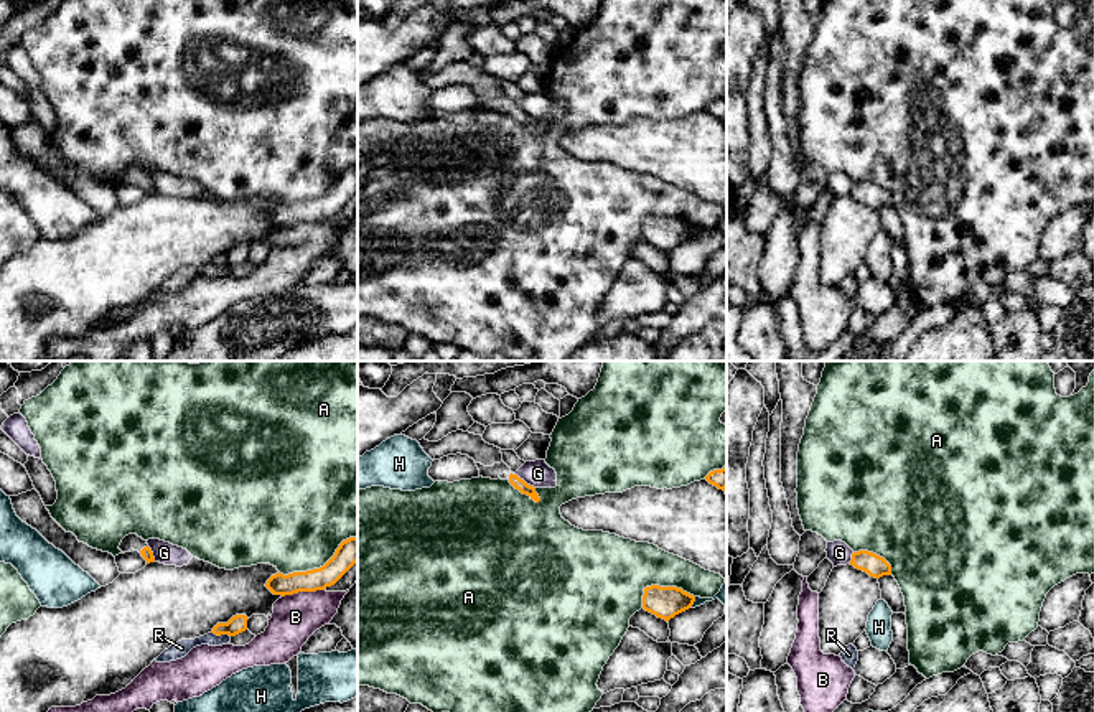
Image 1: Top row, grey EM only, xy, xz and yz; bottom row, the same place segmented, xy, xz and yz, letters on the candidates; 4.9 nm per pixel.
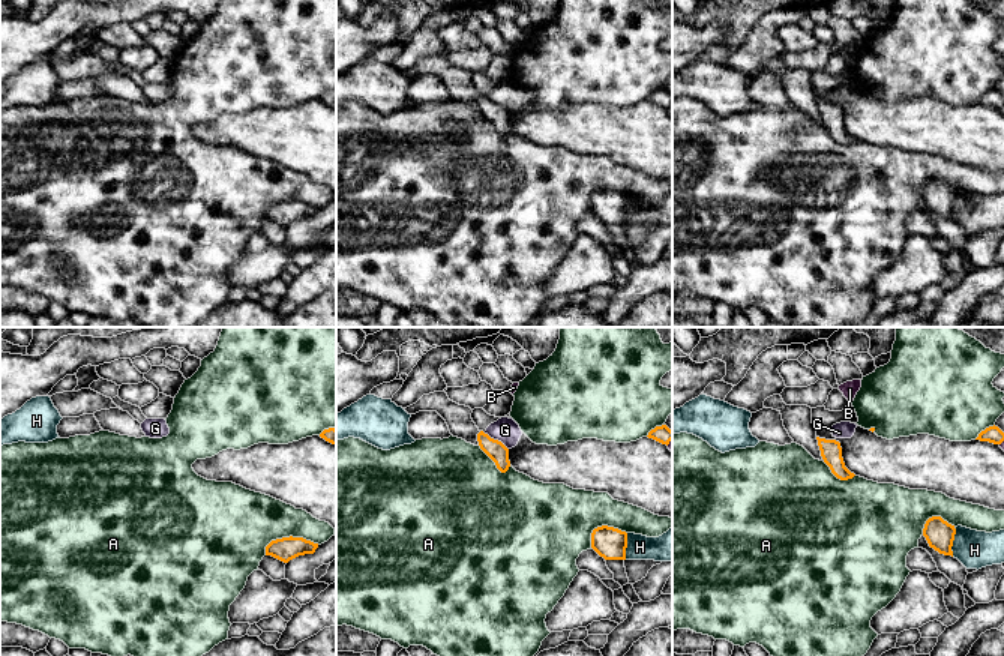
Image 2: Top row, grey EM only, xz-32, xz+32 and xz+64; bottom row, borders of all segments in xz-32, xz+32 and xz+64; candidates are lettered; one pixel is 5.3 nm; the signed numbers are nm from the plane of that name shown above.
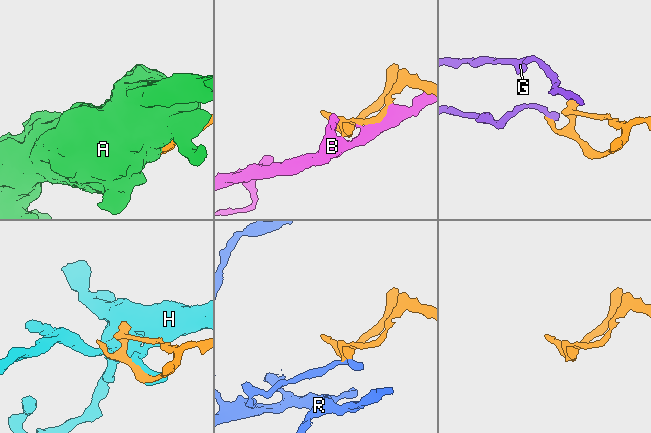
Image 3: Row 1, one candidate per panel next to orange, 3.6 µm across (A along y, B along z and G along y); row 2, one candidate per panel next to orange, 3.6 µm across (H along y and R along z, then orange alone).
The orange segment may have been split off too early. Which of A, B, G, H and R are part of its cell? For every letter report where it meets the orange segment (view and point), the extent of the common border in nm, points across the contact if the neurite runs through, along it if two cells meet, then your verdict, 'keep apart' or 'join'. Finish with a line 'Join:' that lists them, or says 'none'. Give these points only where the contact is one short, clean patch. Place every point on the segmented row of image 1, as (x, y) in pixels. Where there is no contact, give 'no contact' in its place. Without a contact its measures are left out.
A: contact xy (320, 567); length 420 nm; keep apart
B: contact xy (302, 590); length 220 nm; keep apart
G: contact xz (523, 480); length 140 nm; border xz (511, 473), (516, 473), (534, 488); keep apart
H: contact xz (694, 600); length 70 nm; keep apart
R: contact xy (221, 633); length 100 nm; border xy (211, 632), (229, 637); keep apart
Join: none

